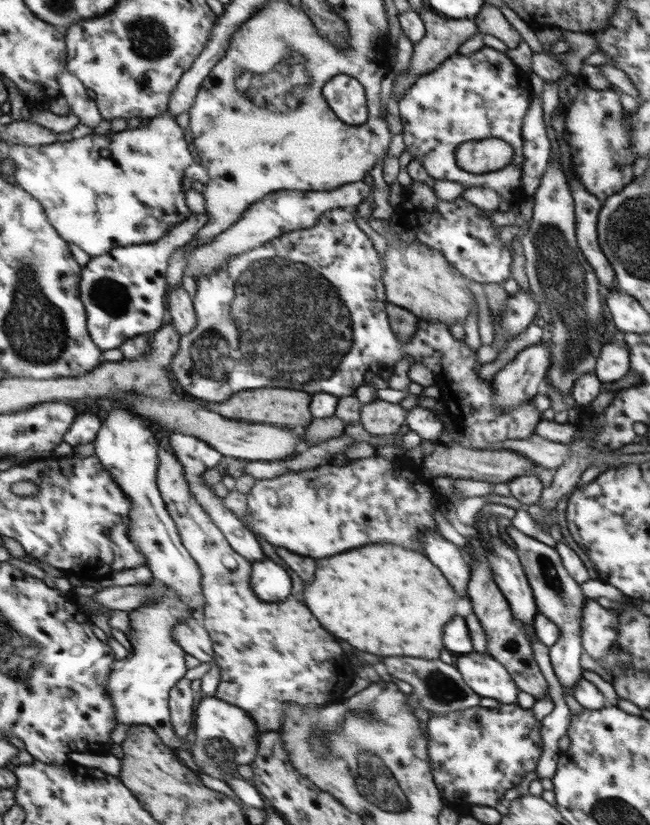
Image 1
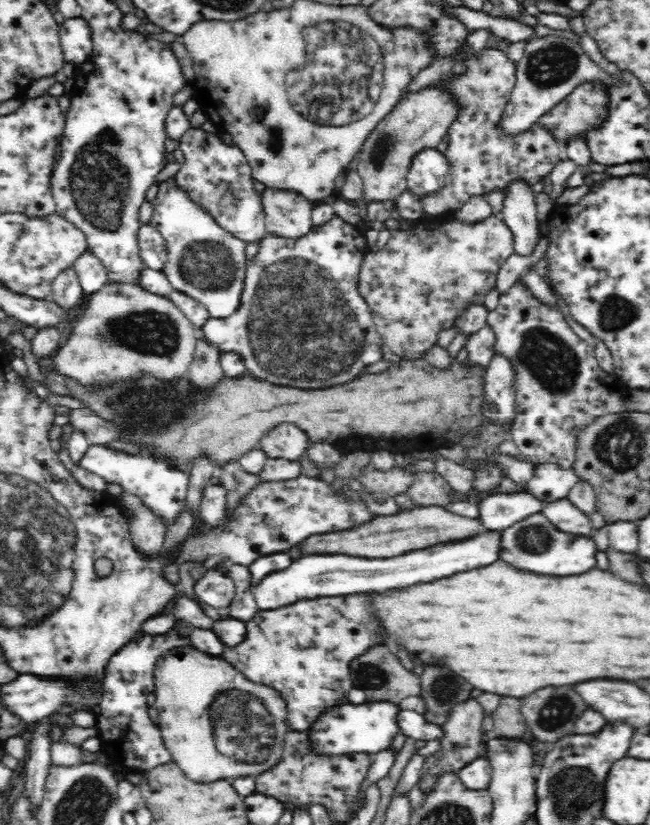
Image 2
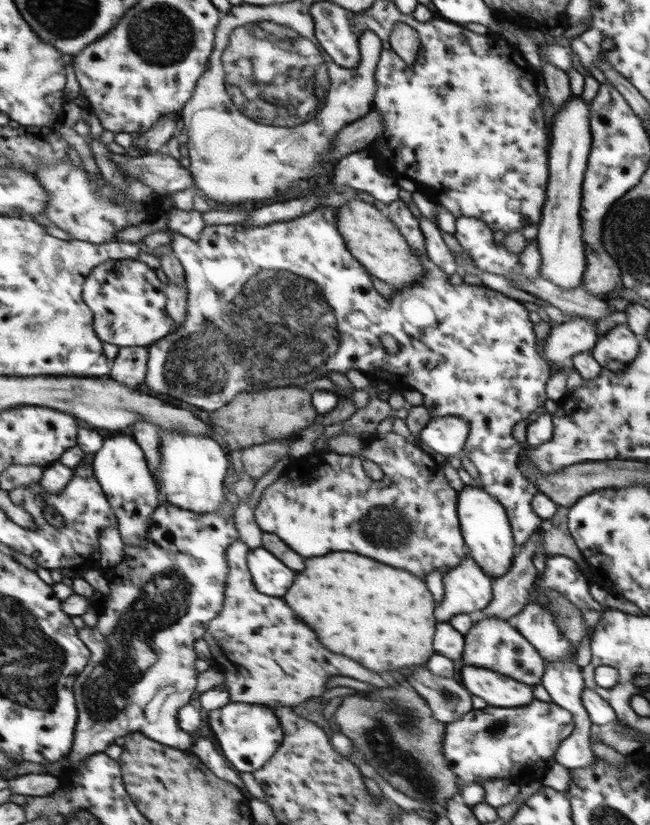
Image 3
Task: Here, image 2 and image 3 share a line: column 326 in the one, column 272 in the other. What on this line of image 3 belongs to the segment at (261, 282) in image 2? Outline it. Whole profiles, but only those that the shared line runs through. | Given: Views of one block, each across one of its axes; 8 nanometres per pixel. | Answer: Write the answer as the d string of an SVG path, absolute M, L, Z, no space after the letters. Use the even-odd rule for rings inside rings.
M395 199L387 204L388 215L392 217L392 223L396 225L402 233L404 240L411 245L412 250L416 252L416 256L423 256L424 278L419 283L413 283L407 288L403 287L401 292L393 293L390 298L381 296L376 290L373 290L372 282L370 281L370 273L367 269L353 256L351 249L348 247L347 240L344 239L343 232L340 231L338 224L339 216L336 215L336 209L331 206L318 206L309 214L294 218L293 220L274 222L265 226L255 225L211 225L204 228L201 232L200 240L193 240L188 236L183 236L175 230L170 230L172 233L171 248L177 253L181 259L186 272L186 284L188 286L188 311L185 322L180 324L166 340L159 340L157 344L149 347L148 358L148 374L146 377L146 386L150 387L153 392L159 394L169 394L173 398L194 405L199 409L208 413L219 411L221 408L228 405L243 390L263 390L263 388L279 388L281 380L289 380L291 384L295 382L297 386L313 382L317 378L329 378L332 374L327 372L341 372L346 374L349 370L357 370L361 374L368 376L370 379L385 382L392 388L397 390L413 389L420 392L422 395L422 406L429 412L431 418L439 418L443 416L457 416L464 418L469 424L469 434L467 442L464 443L464 448L461 454L467 456L474 464L480 486L485 492L488 492L492 497L496 497L507 511L508 520L512 529L512 536L515 541L514 558L517 550L521 550L525 543L528 542L529 536L533 534L541 524L541 518L535 513L532 508L531 500L539 488L532 481L525 480L523 474L519 474L519 470L515 468L517 462L517 454L519 454L519 442L511 438L511 430L517 422L529 420L529 416L543 406L545 402L545 380L549 376L549 366L537 355L536 334L533 329L533 324L527 317L527 309L515 299L509 300L503 294L495 290L489 290L483 286L469 286L467 283L453 285L449 283L448 275L446 275L438 266L435 266L425 254L425 243L423 235L417 226L417 220L413 218L413 214L401 199ZM203 314L221 314L222 318L219 321L207 322L203 324ZM388 334L395 339L399 350L395 354L388 354L380 345L379 337Z

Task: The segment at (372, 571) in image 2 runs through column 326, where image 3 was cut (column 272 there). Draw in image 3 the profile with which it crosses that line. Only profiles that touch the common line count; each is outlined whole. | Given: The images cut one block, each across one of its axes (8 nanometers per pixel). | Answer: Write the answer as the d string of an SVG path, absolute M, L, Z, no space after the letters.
M262 546L250 551L248 565L257 590L266 595L285 596L295 582L295 572Z

